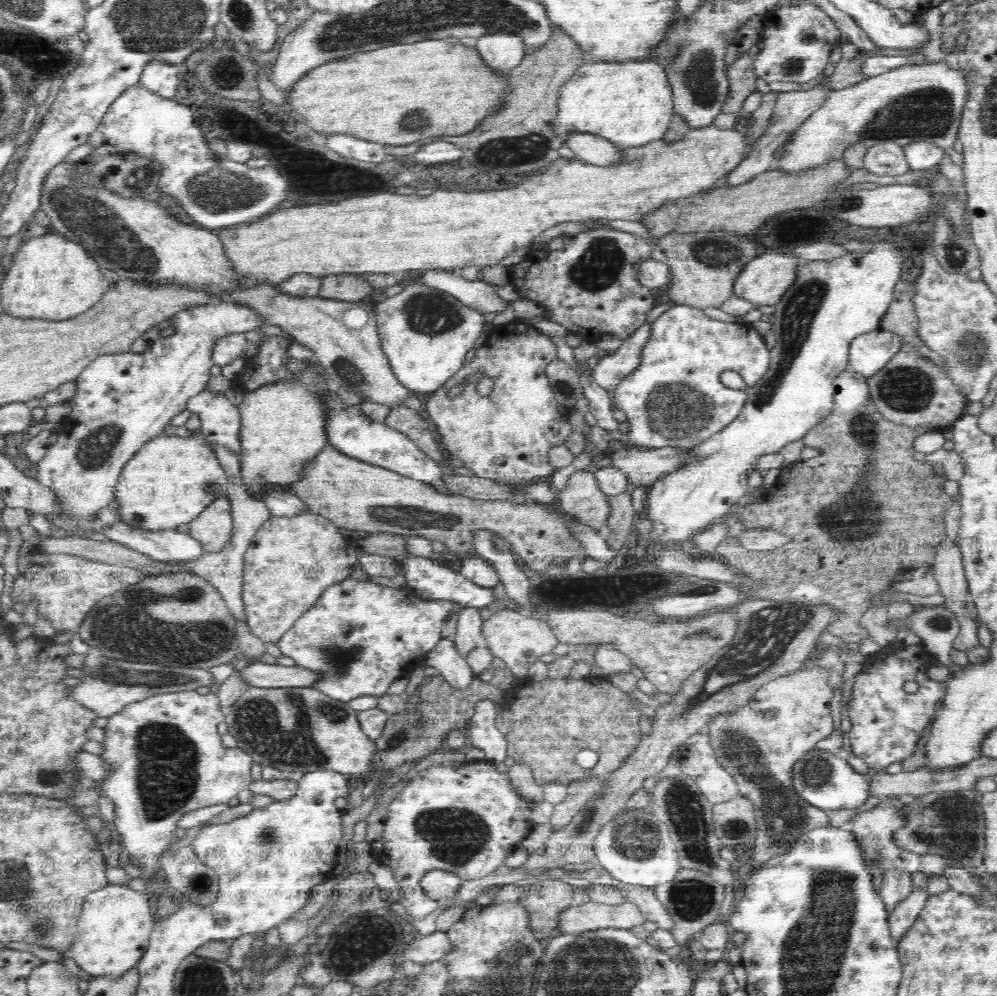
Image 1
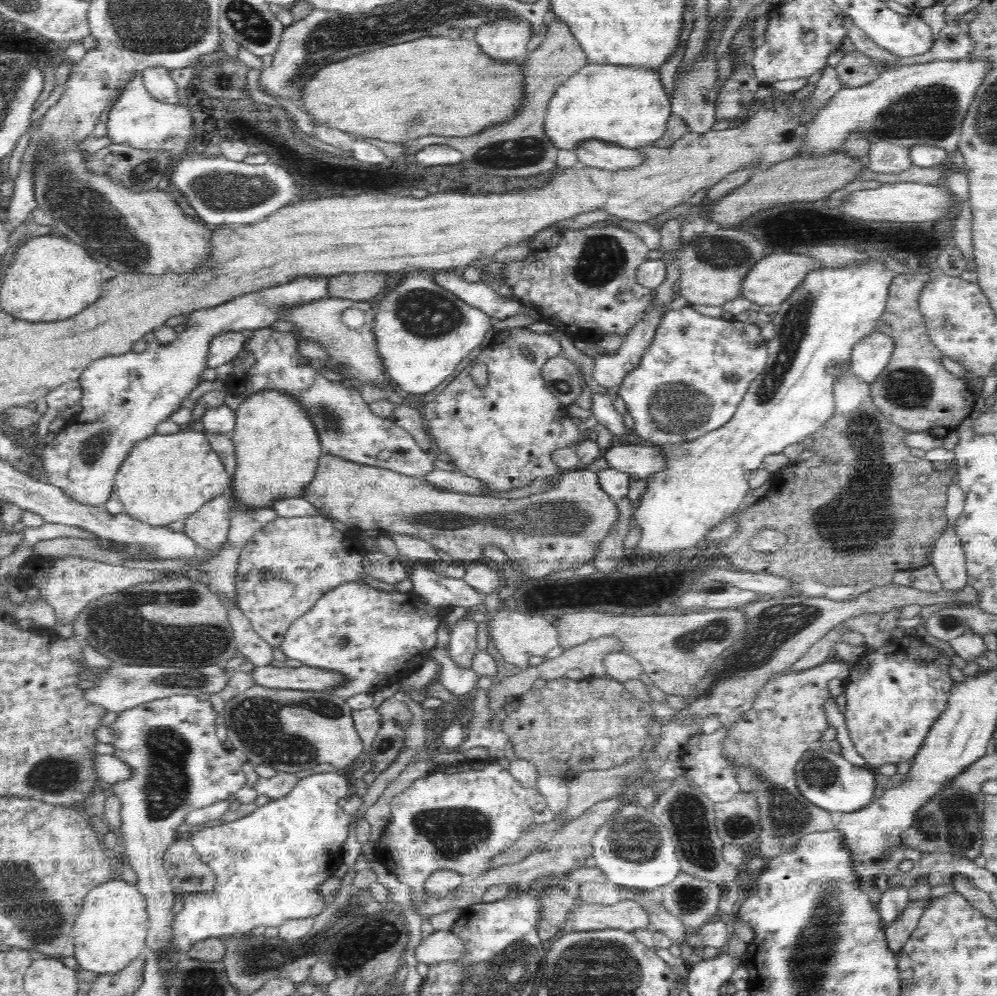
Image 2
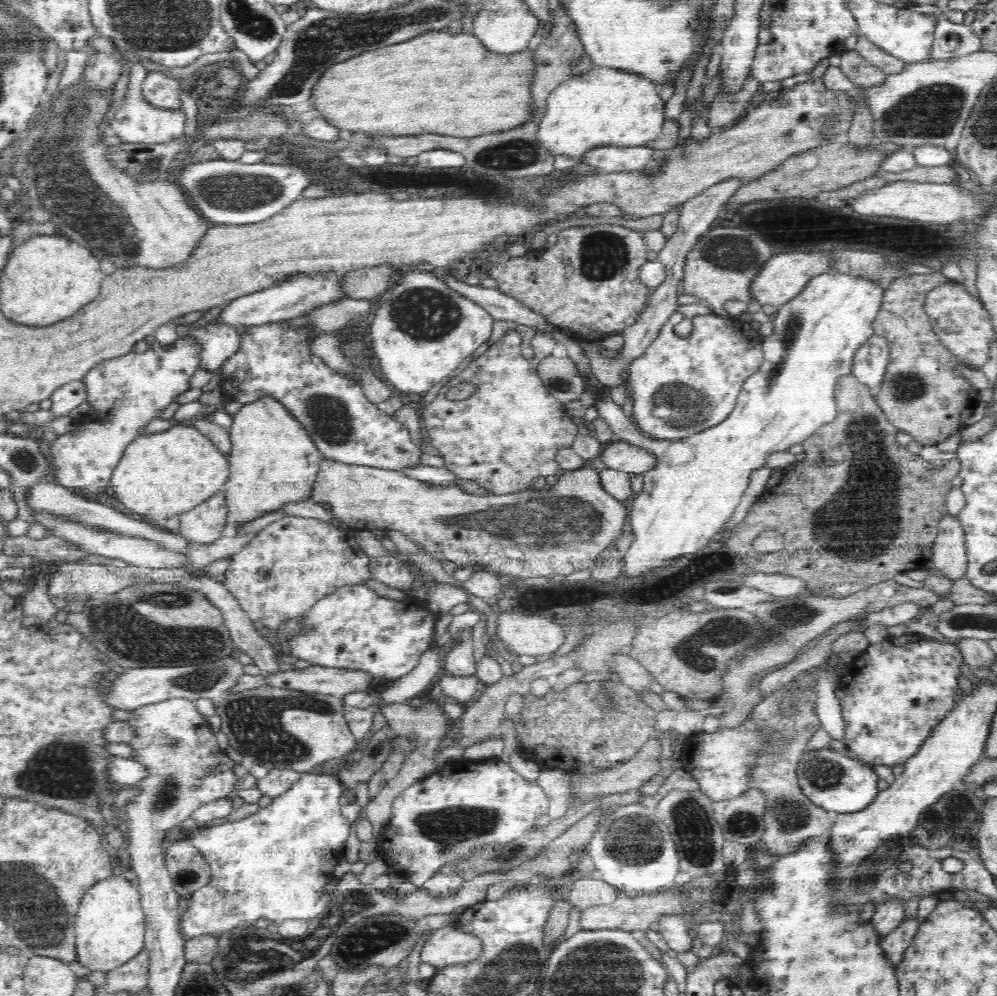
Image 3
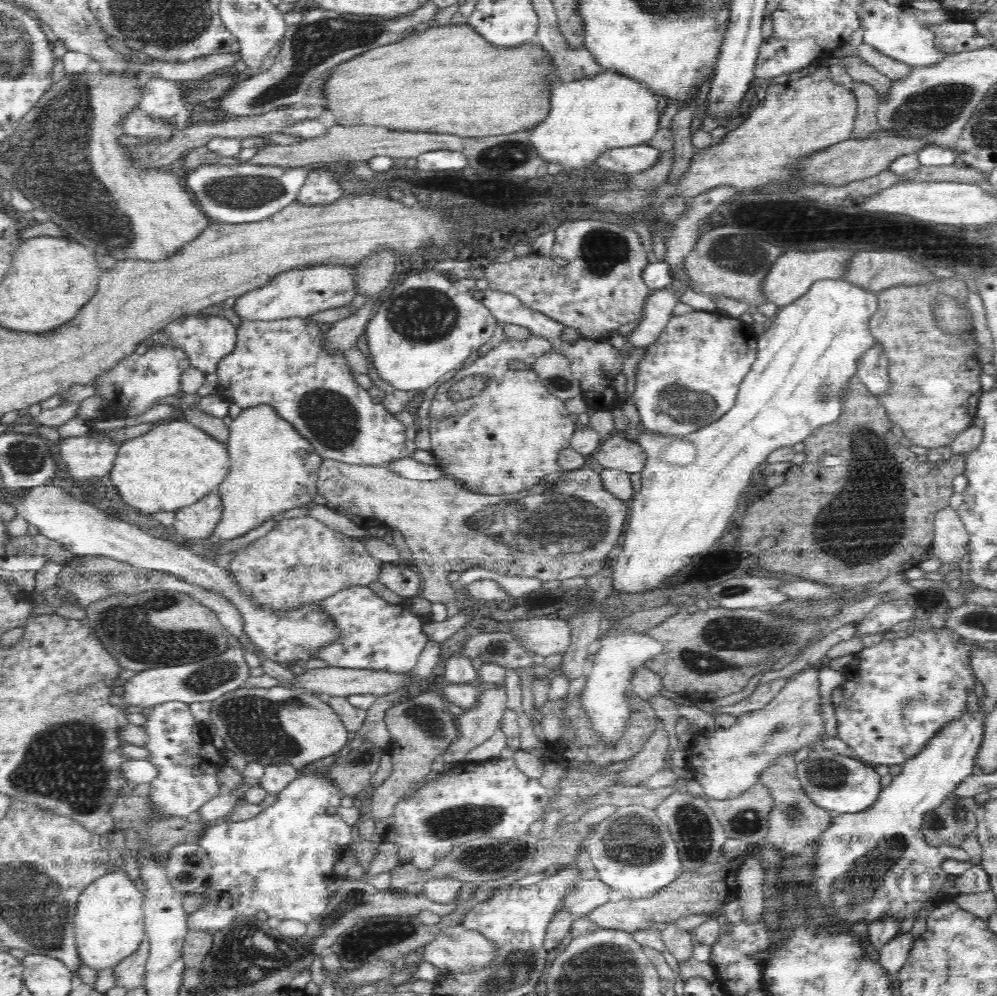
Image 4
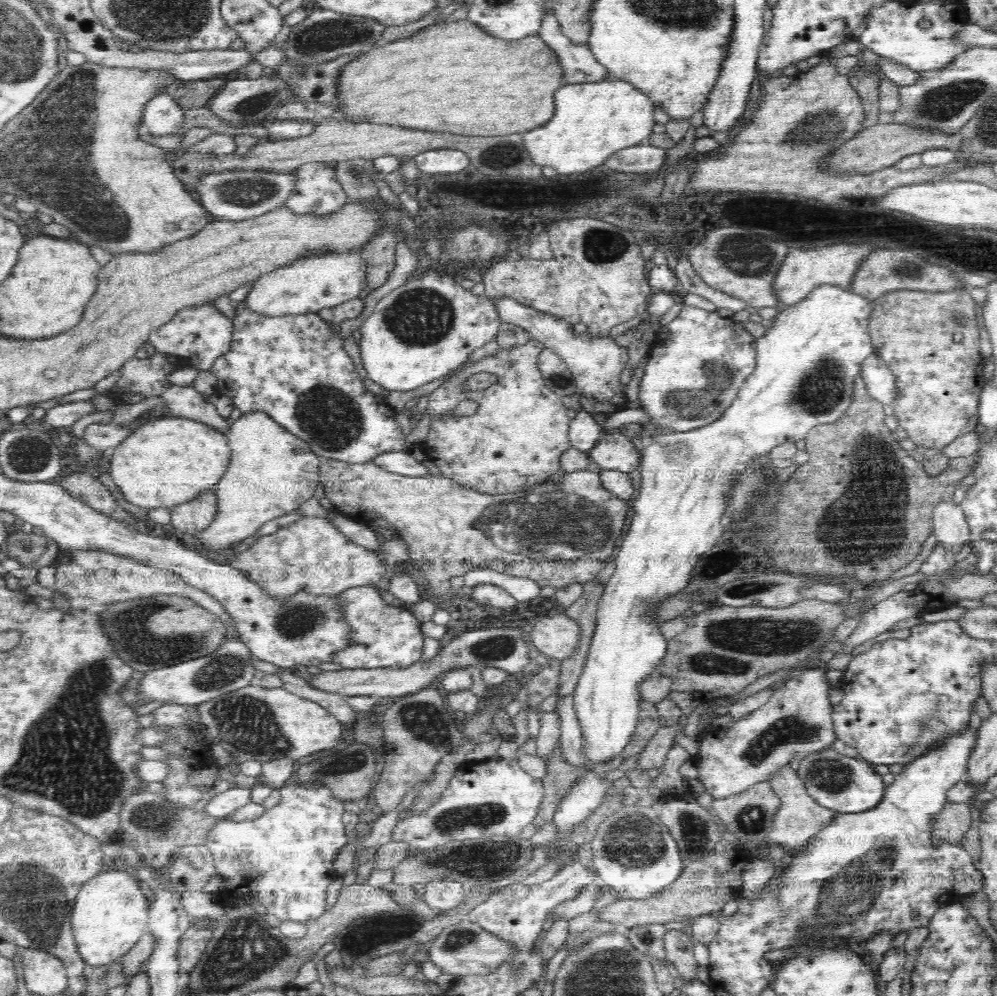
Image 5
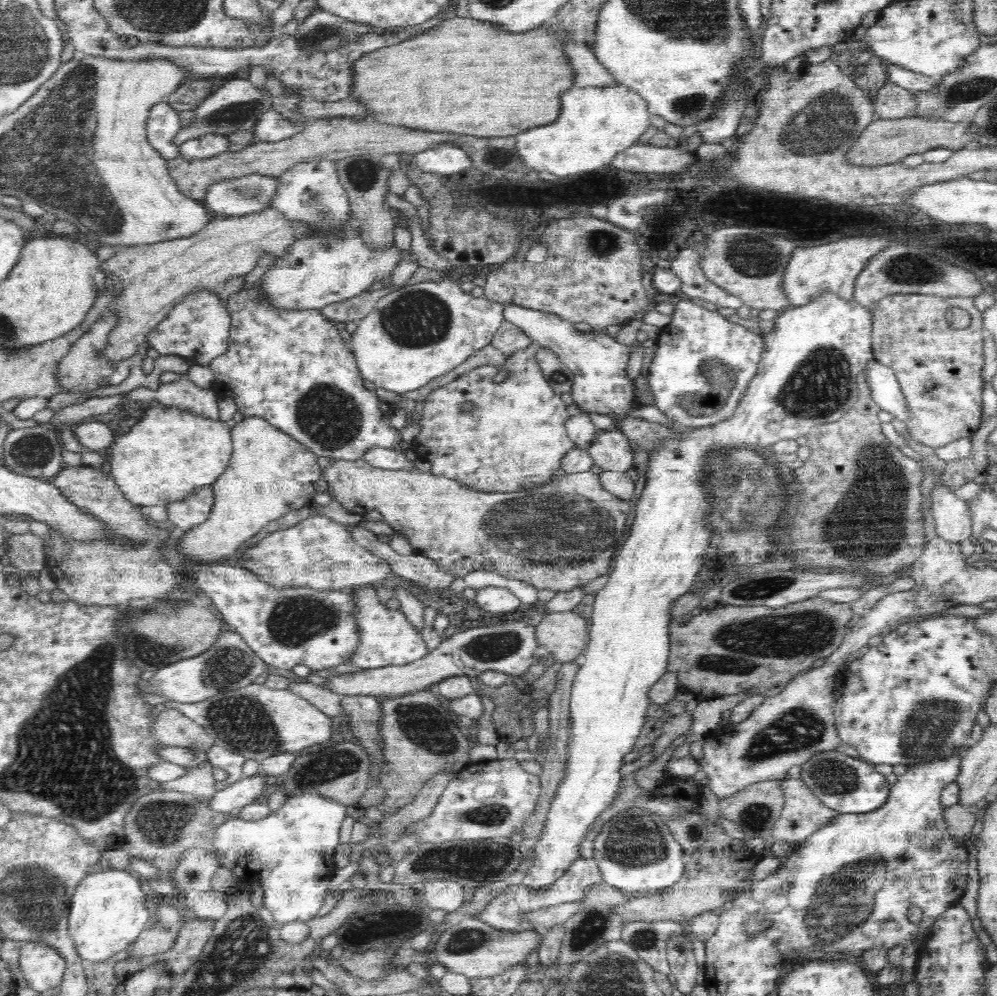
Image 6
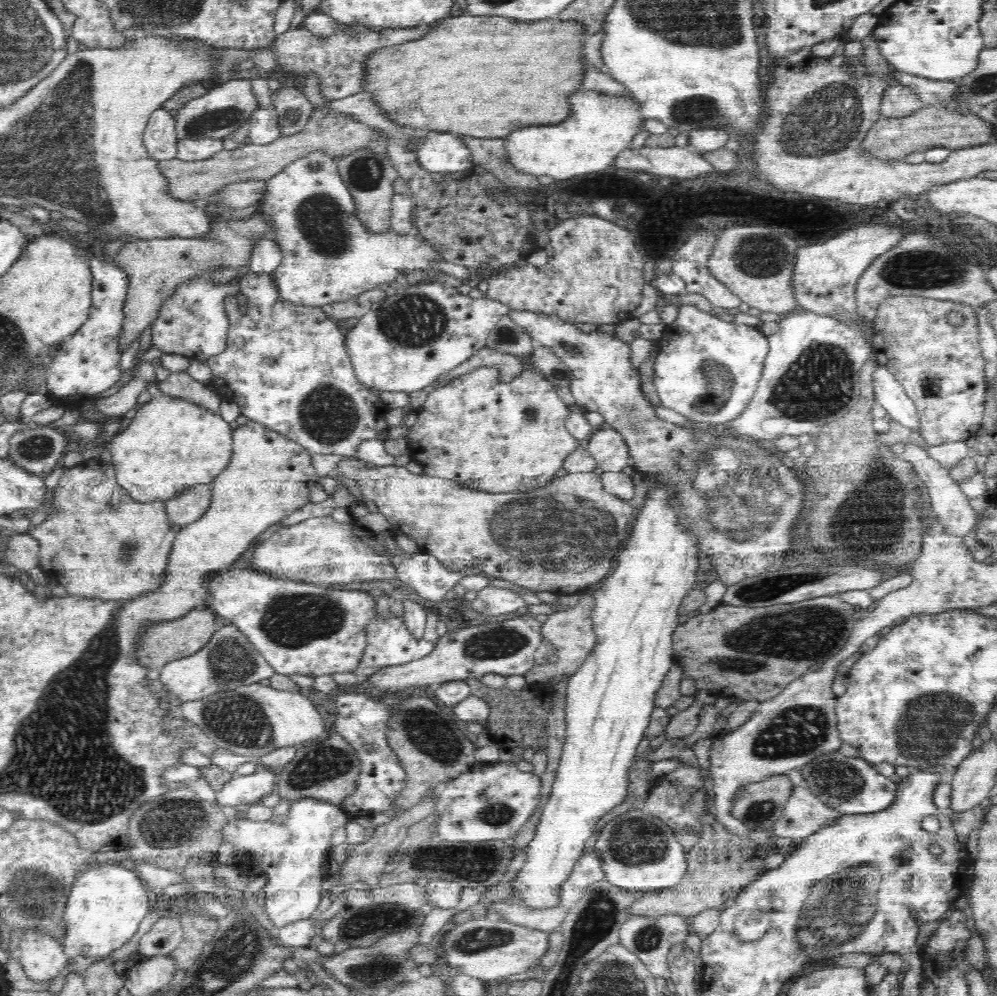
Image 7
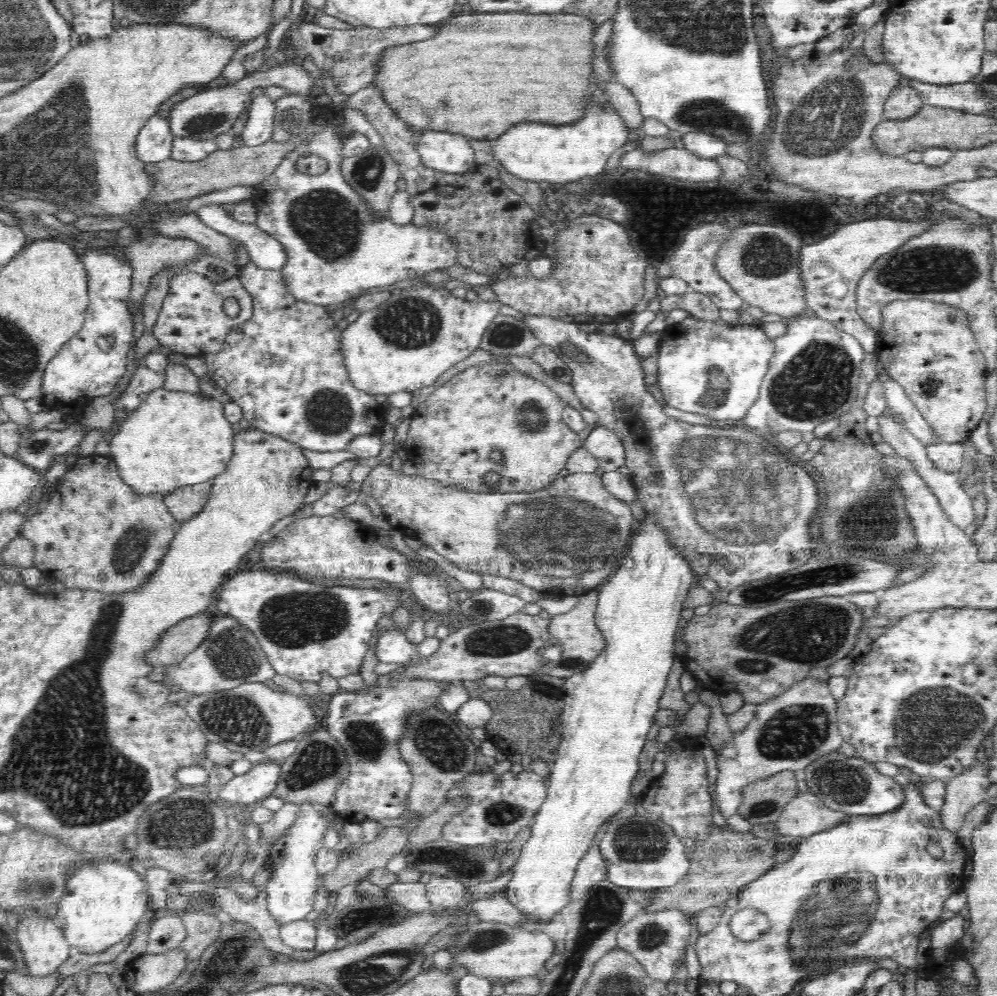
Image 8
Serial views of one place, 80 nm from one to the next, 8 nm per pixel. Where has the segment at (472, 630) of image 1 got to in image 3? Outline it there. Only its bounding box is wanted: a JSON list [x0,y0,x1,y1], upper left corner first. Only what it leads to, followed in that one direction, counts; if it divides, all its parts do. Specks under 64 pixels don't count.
[444,629,476,676]

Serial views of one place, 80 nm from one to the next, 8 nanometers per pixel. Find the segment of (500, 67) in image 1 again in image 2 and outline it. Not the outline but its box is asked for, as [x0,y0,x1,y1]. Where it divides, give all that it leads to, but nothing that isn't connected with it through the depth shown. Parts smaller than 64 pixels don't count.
[475,18,532,62]

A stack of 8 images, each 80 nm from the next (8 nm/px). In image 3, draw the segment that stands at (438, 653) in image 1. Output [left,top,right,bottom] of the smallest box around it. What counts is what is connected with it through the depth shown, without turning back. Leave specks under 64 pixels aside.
[436,671,481,707]

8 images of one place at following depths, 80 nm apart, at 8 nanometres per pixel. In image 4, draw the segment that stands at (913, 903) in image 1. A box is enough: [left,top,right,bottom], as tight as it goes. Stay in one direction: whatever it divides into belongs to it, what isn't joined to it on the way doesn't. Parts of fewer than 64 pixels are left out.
[878,932,914,978]

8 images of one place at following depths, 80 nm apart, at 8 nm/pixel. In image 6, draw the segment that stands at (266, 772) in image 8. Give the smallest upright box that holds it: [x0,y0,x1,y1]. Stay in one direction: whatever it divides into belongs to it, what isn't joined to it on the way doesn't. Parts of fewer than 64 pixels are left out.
[208,774,269,816]

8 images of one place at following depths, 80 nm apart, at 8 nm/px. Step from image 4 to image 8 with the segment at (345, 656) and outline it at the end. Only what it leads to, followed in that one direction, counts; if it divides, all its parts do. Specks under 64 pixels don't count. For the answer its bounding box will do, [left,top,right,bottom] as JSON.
[374,624,440,665]

